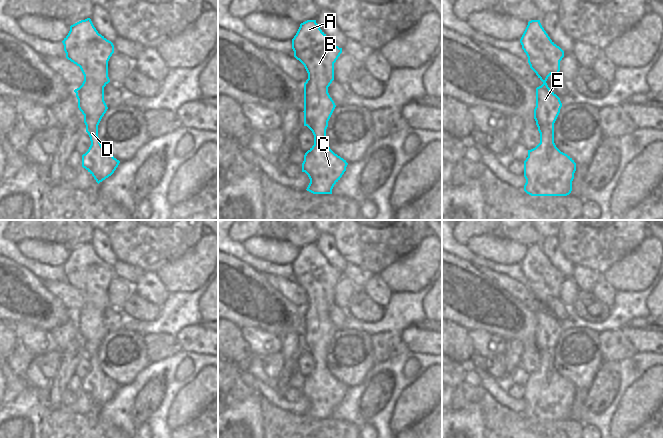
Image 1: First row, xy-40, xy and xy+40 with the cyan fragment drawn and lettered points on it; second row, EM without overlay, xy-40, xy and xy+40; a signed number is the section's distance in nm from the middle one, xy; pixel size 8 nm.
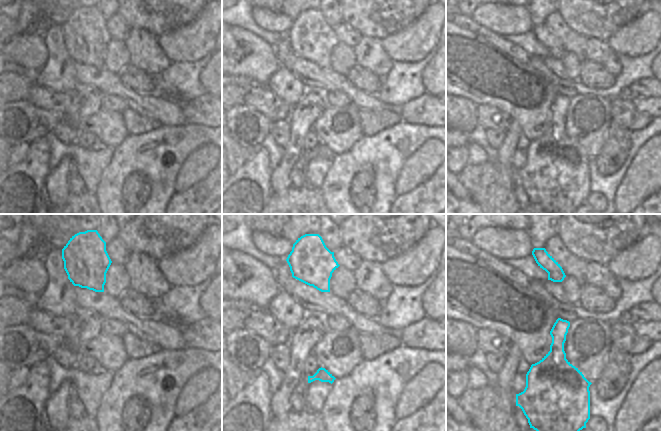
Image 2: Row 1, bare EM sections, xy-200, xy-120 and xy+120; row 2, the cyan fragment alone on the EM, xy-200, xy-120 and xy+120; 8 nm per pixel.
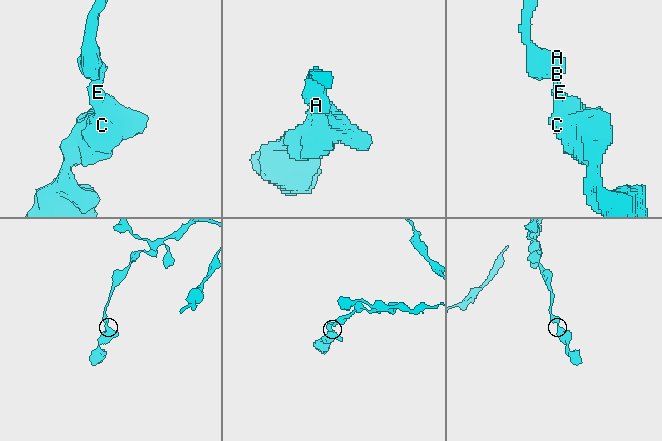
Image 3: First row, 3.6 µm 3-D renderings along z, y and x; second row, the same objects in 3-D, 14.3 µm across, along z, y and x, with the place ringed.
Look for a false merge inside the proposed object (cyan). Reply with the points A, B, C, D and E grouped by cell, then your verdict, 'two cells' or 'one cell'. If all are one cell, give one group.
A B C D E | one cell

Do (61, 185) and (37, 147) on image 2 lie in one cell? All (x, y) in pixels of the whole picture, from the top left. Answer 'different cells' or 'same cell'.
different cells

